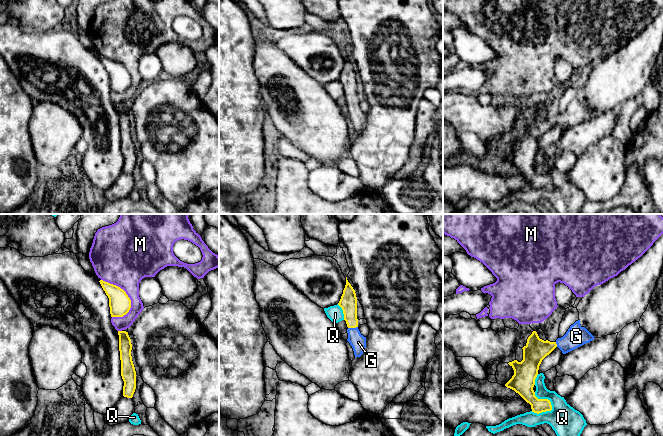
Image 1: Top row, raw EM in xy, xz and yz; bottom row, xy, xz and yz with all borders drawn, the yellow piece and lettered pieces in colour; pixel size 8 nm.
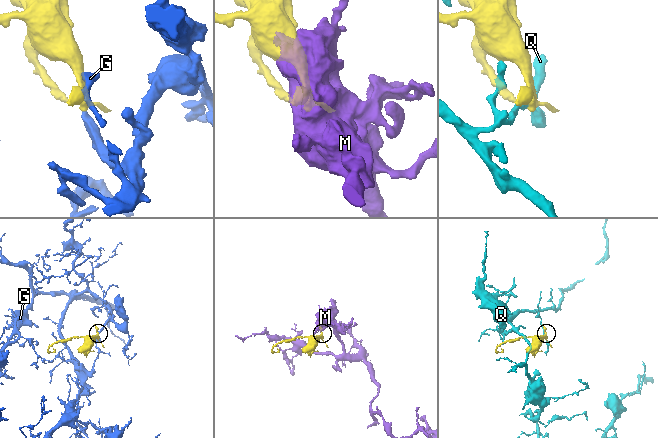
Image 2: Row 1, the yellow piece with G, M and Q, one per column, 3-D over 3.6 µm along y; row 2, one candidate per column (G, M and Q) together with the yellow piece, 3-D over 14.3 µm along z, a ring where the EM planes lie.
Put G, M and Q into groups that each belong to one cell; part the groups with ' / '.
G / M / Q

